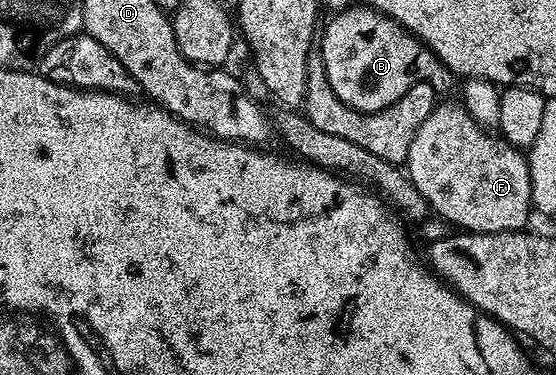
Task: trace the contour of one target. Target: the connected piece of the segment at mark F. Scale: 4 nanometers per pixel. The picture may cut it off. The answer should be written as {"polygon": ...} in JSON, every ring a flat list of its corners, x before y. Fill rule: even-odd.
{"polygon":[[442,100,427,115,411,141,405,170,430,208,464,232,495,234,524,230,532,206,532,181,528,156,504,139,493,138,456,100]]}

